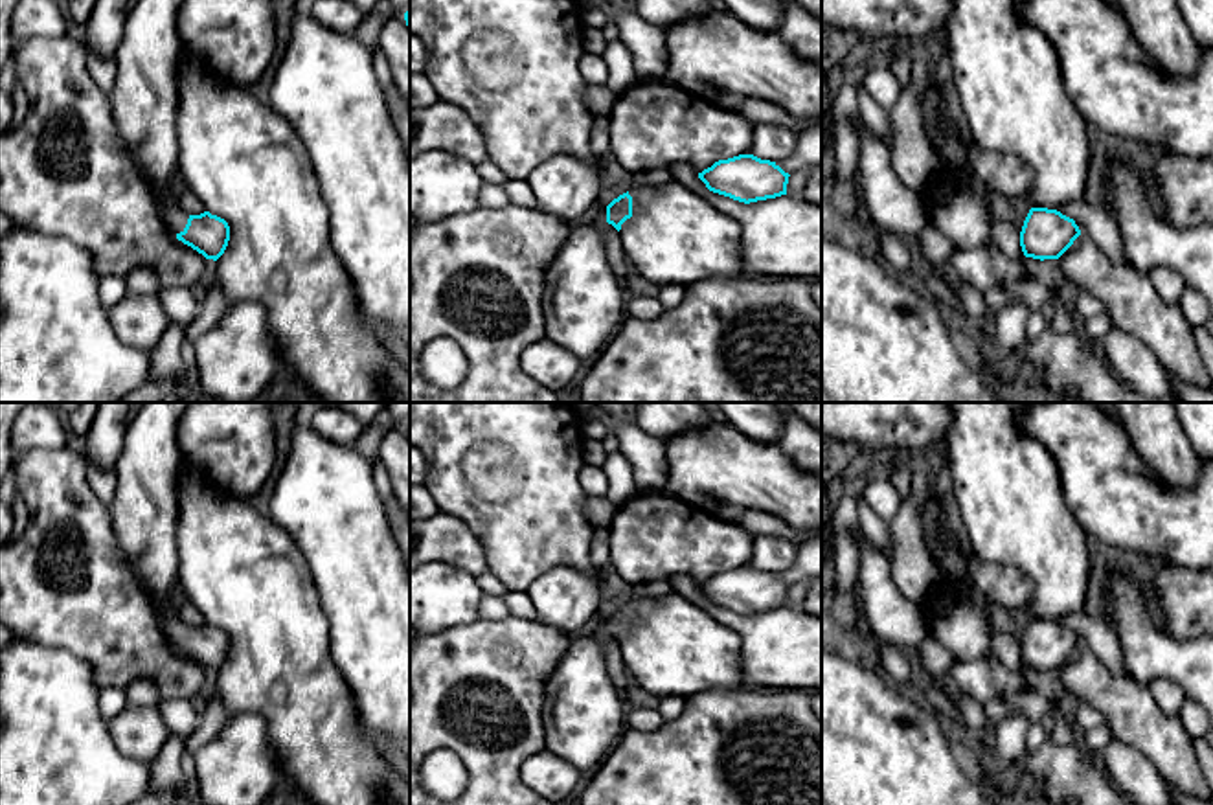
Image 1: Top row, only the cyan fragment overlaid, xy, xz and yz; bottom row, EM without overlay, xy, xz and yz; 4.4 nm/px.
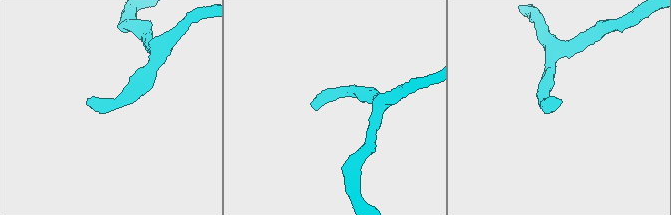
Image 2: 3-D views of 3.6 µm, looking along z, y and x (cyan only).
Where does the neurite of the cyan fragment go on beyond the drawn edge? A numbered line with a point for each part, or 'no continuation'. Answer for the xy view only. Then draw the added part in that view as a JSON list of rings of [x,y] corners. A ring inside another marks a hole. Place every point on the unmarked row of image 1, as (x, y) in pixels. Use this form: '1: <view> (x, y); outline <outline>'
1: xy (173, 627); outline [[[169,605],[156,608],[156,612],[160,616],[162,632],[176,647],[176,645],[184,643],[189,627],[180,619],[180,616],[169,616],[167,608],[169,608]]]

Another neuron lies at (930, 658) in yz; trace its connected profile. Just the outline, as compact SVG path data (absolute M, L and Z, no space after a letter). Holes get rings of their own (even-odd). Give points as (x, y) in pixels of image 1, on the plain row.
M926 634L924 640L912 652L912 660L915 669L924 678L934 678L937 675L945 675L952 669L959 660L945 649L932 634Z

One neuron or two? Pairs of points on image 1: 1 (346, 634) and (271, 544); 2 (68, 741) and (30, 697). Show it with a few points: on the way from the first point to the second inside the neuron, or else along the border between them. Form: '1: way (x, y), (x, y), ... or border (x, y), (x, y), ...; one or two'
1: border (306, 563), (318, 607), (328, 623), (329, 646); two
2: way (57, 730), (41, 708); one

